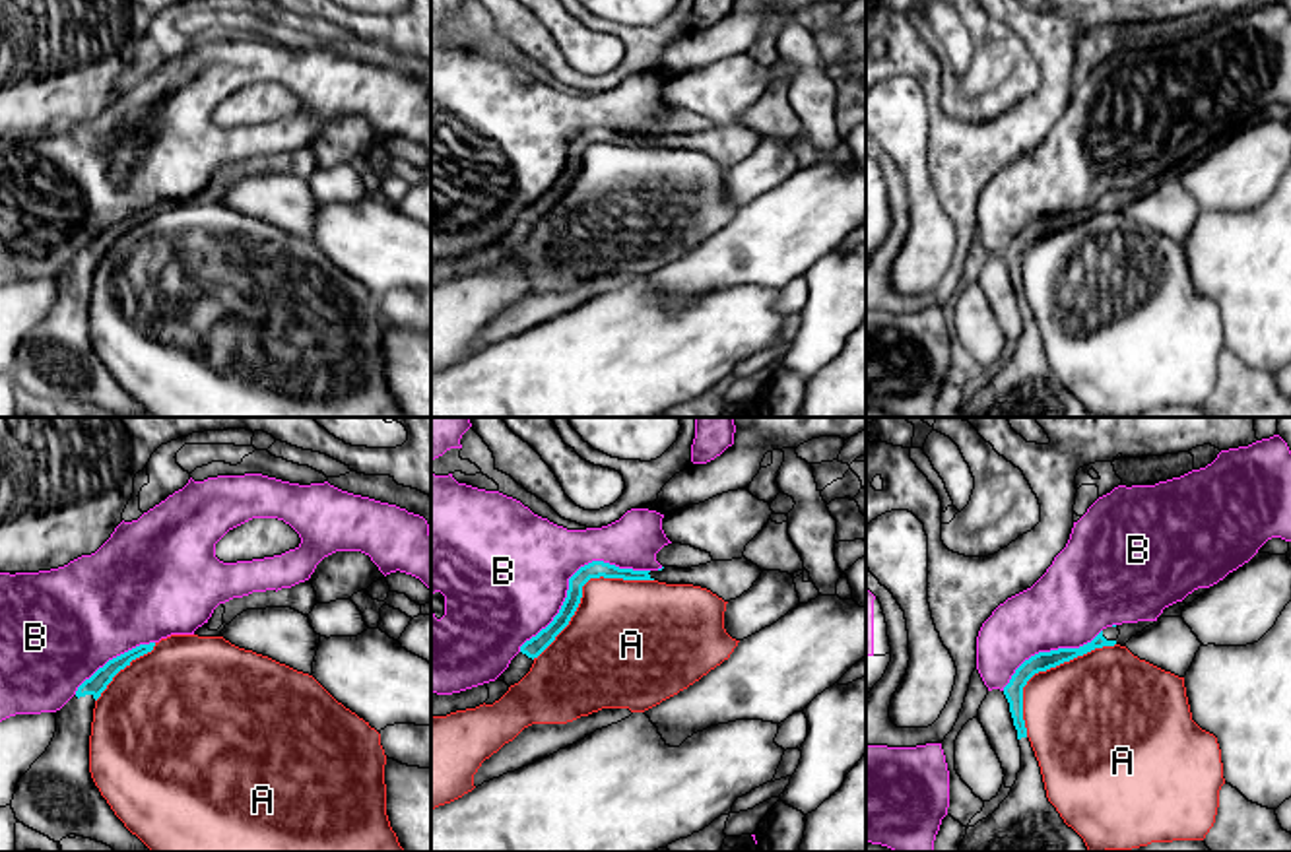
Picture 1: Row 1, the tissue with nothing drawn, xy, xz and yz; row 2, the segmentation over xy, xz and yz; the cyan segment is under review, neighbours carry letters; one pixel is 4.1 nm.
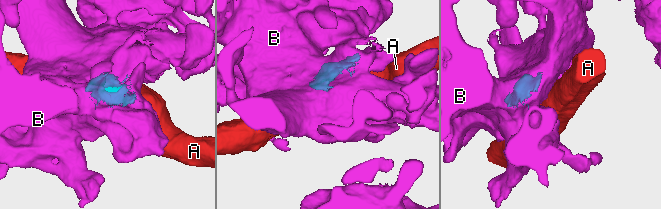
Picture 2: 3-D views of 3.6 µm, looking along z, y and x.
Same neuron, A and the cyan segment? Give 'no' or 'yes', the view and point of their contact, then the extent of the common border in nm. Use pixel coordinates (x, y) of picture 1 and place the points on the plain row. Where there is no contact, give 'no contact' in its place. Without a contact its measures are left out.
no | xz (581, 154) | 600 nm

